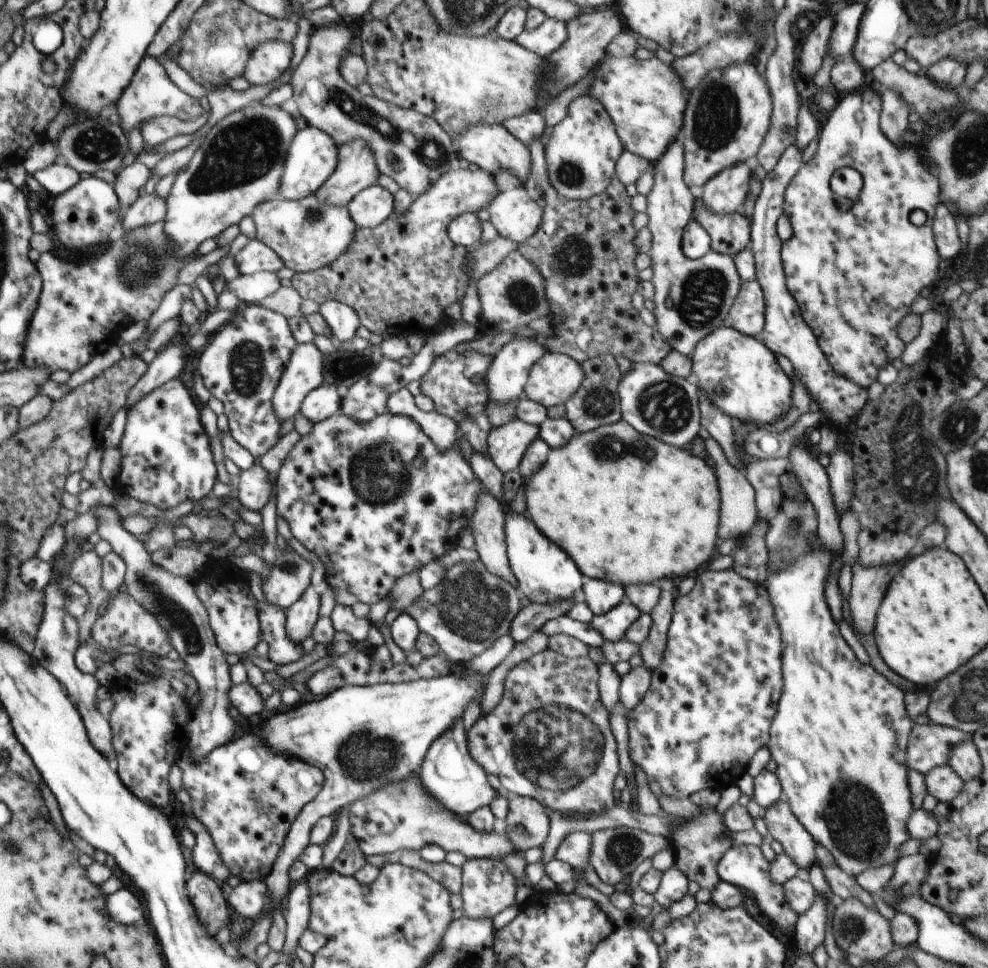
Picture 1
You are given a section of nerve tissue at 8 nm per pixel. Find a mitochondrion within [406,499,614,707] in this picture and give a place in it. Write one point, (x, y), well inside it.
(472, 607)

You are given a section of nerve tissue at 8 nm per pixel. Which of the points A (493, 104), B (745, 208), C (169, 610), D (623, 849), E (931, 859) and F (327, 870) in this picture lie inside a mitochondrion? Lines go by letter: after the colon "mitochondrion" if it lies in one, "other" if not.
A: mitochondrion
B: other
C: mitochondrion
D: mitochondrion
E: other
F: other

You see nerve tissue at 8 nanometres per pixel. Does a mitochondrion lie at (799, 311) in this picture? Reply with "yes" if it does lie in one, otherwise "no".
no

